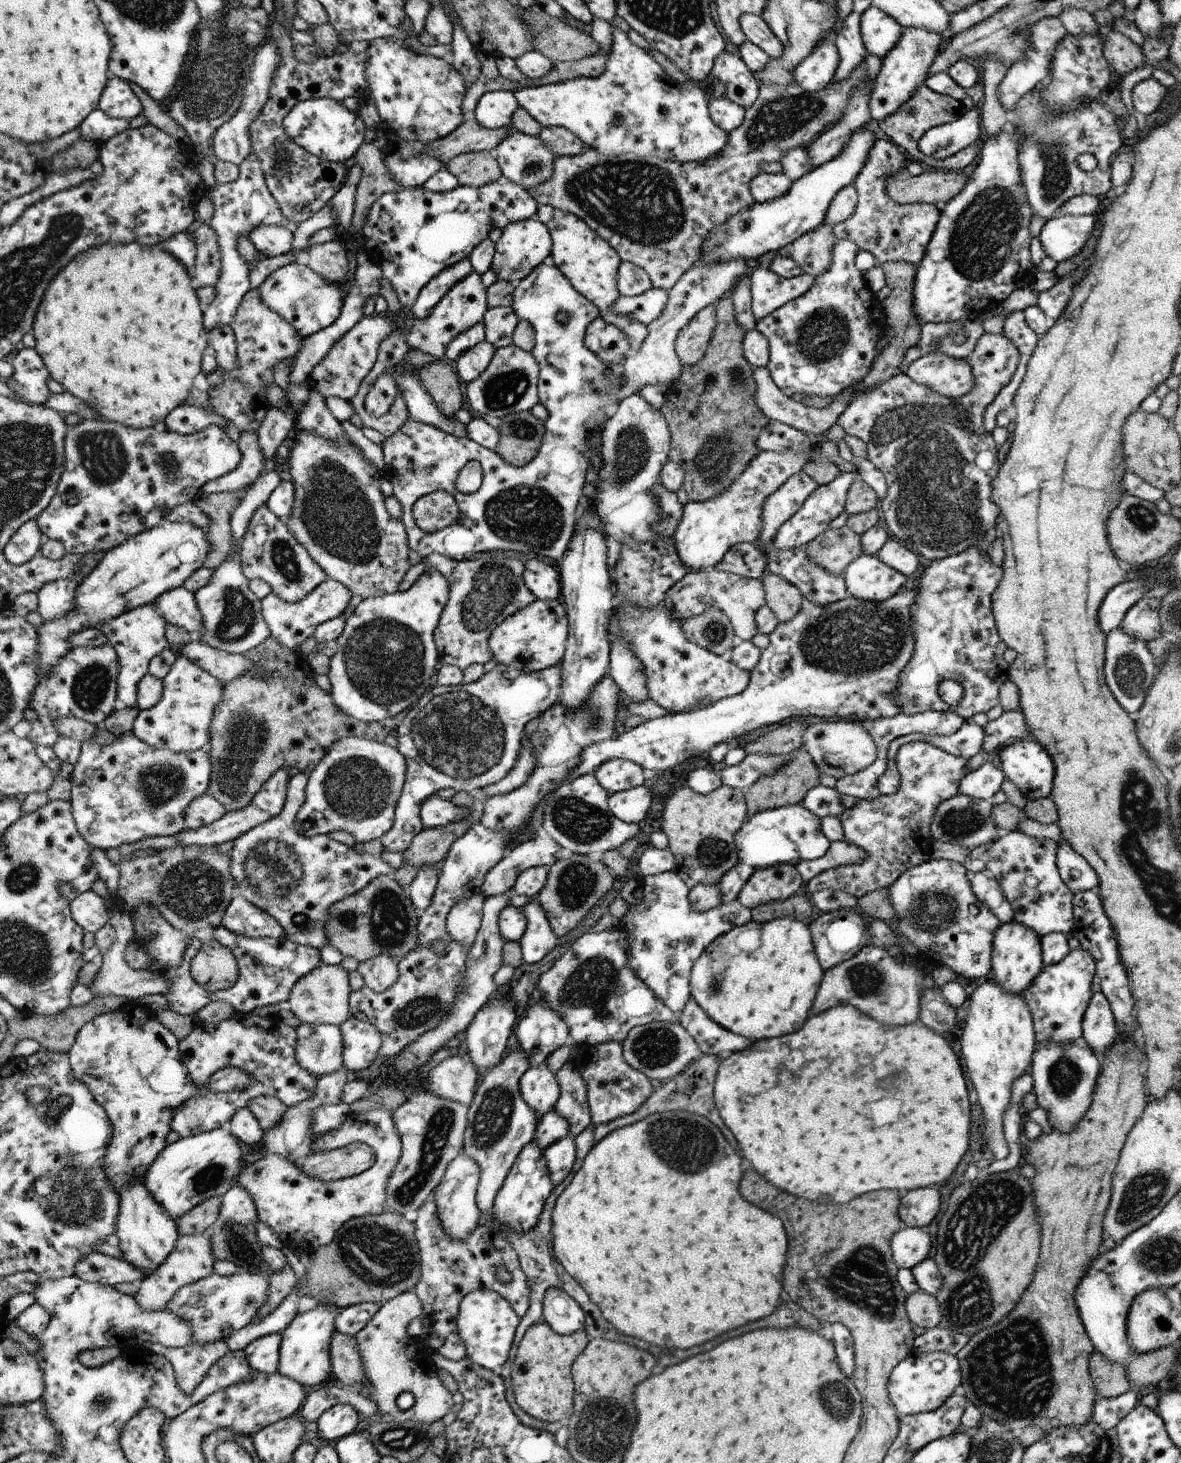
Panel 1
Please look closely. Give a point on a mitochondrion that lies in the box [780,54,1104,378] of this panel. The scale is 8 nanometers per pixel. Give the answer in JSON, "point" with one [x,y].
{"point":[980,242]}

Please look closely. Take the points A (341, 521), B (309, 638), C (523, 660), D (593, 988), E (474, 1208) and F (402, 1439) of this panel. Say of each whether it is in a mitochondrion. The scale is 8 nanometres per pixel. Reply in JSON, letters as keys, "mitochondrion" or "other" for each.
{"A":"mitochondrion","B":"other","C":"other","D":"mitochondrion","E":"other","F":"mitochondrion"}

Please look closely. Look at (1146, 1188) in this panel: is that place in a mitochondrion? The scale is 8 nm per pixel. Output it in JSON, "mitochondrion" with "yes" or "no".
{"mitochondrion":"yes"}

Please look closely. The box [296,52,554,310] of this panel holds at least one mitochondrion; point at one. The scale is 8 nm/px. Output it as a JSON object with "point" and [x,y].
{"point":[532,167]}

